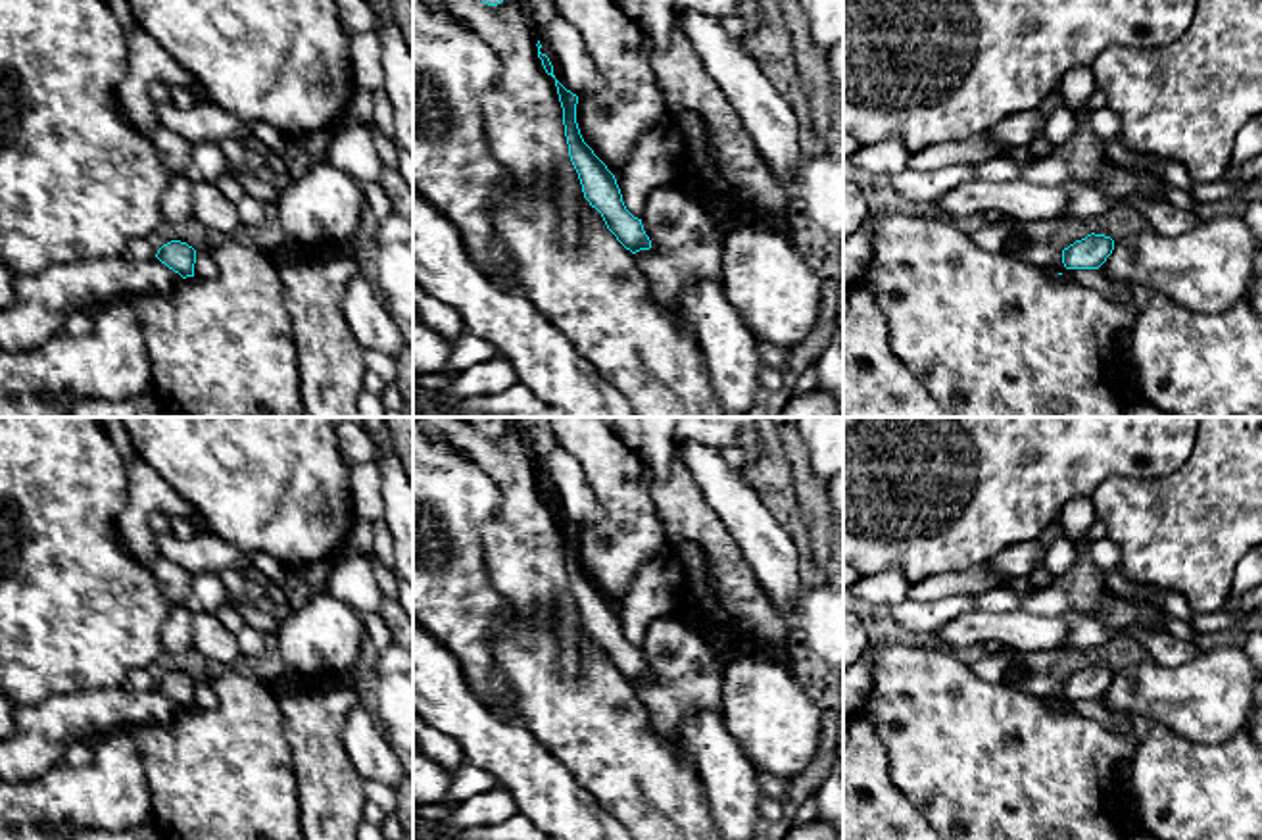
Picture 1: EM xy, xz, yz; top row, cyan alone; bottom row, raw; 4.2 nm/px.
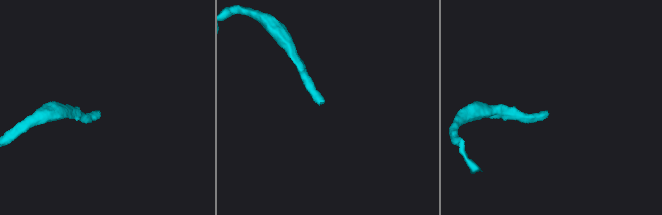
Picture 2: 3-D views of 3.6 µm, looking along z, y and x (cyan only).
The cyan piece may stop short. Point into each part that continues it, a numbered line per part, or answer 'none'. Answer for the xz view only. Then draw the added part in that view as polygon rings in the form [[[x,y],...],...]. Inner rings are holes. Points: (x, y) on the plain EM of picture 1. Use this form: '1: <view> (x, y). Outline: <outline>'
none

